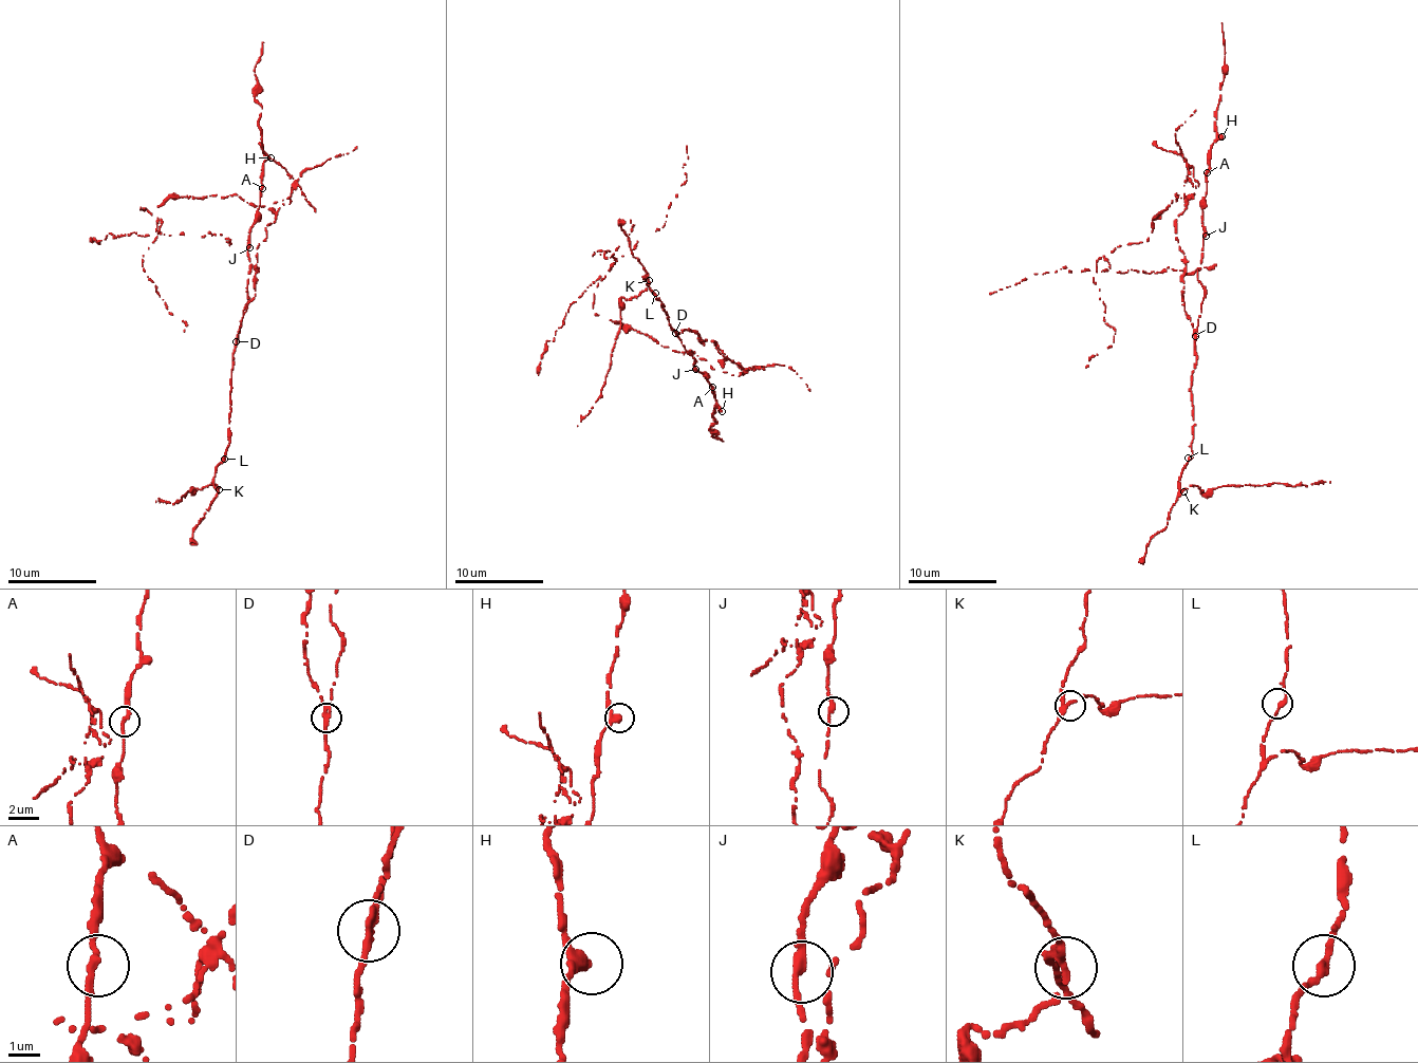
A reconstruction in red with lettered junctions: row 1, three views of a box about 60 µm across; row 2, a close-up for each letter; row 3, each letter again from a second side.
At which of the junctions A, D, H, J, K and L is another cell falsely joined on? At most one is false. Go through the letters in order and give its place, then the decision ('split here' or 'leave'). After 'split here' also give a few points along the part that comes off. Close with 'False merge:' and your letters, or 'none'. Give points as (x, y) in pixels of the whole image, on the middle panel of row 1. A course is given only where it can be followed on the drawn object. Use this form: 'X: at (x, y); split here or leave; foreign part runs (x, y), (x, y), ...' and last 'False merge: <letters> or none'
A: at (712, 387); leave
D: at (675, 333); split here
H: at (722, 411); leave
J: at (695, 369); leave
K: at (649, 280); leave
L: at (655, 293); leave
False merge: D

